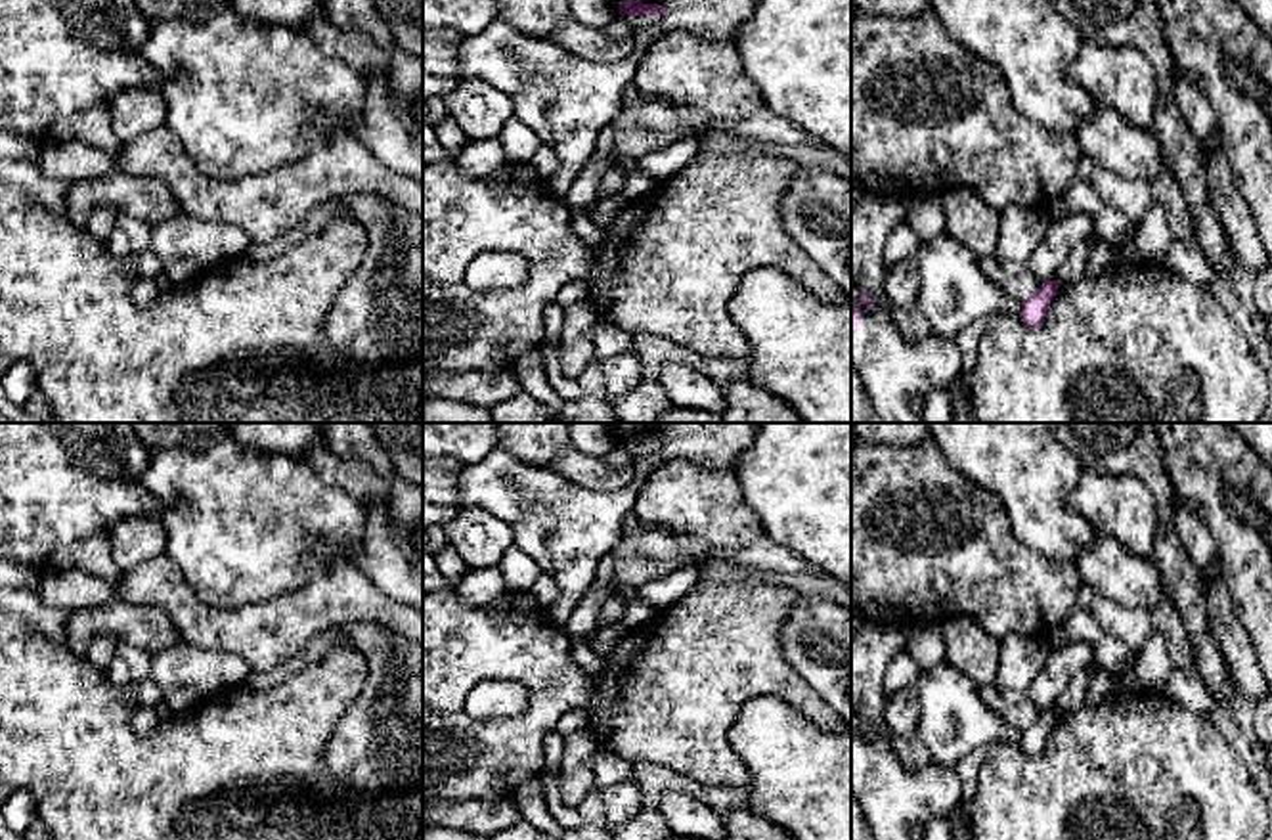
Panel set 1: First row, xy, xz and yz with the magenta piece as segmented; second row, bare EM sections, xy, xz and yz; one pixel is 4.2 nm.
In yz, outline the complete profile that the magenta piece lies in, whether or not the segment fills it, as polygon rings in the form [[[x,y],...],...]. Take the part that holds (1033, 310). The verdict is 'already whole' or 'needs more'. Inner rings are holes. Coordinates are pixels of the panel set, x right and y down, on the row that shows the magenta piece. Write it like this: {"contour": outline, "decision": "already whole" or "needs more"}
{"contour": [[[1054,279],[1044,281],[1037,293],[1021,302],[1020,318],[1029,329],[1039,329],[1044,321],[1046,310],[1058,293]]], "decision": "already whole"}

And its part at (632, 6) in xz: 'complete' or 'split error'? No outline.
split error

